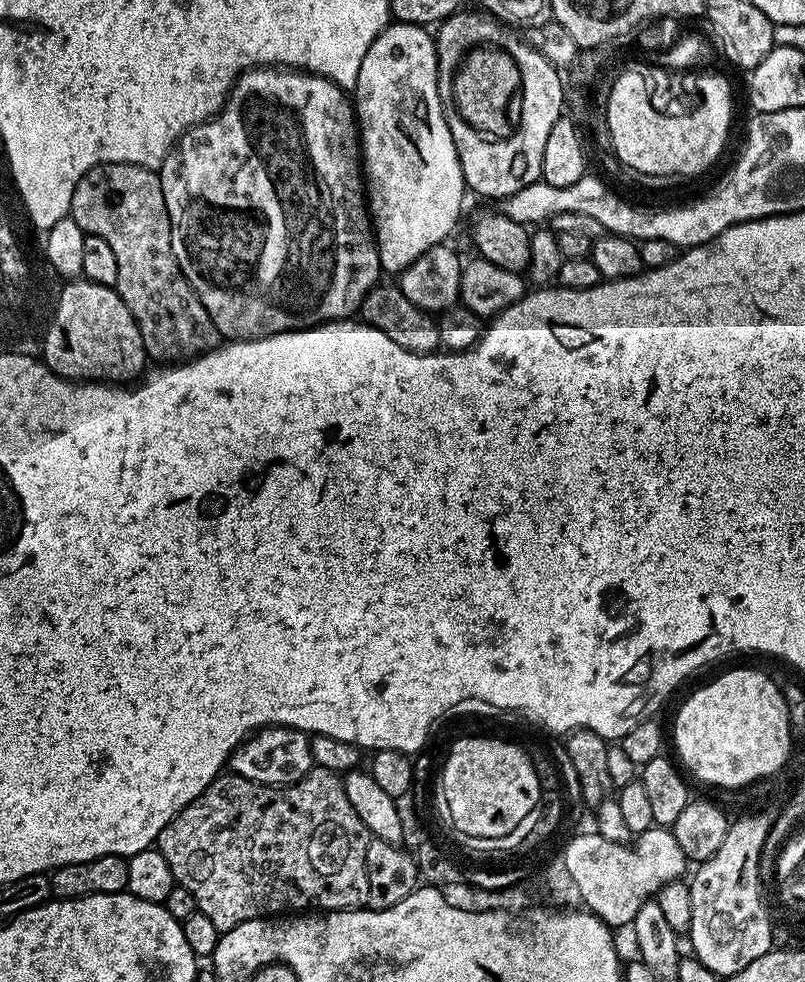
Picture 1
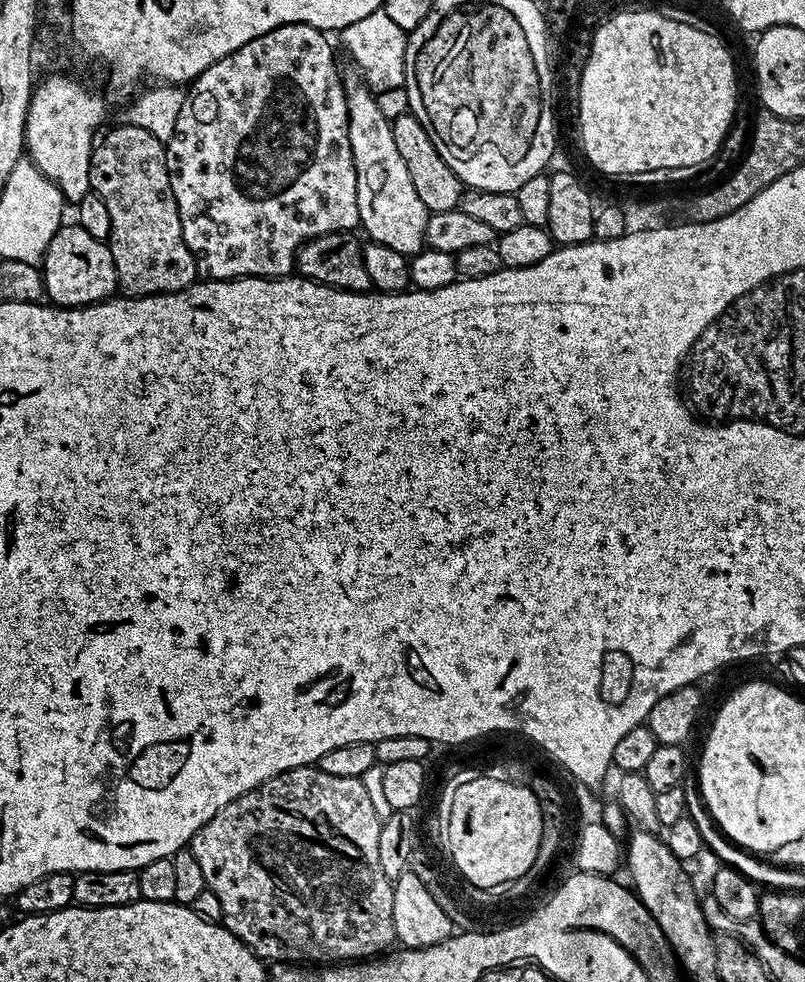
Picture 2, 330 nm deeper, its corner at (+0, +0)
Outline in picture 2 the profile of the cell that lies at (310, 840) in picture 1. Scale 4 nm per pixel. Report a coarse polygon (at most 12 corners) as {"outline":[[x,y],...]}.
{"outline":[[291,768],[192,835],[224,927],[331,966],[396,940],[363,779]]}

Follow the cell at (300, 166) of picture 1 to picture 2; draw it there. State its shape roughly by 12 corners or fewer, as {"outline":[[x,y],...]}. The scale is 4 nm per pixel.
{"outline":[[283,24],[191,81],[164,153],[205,280],[360,223],[342,71]]}

